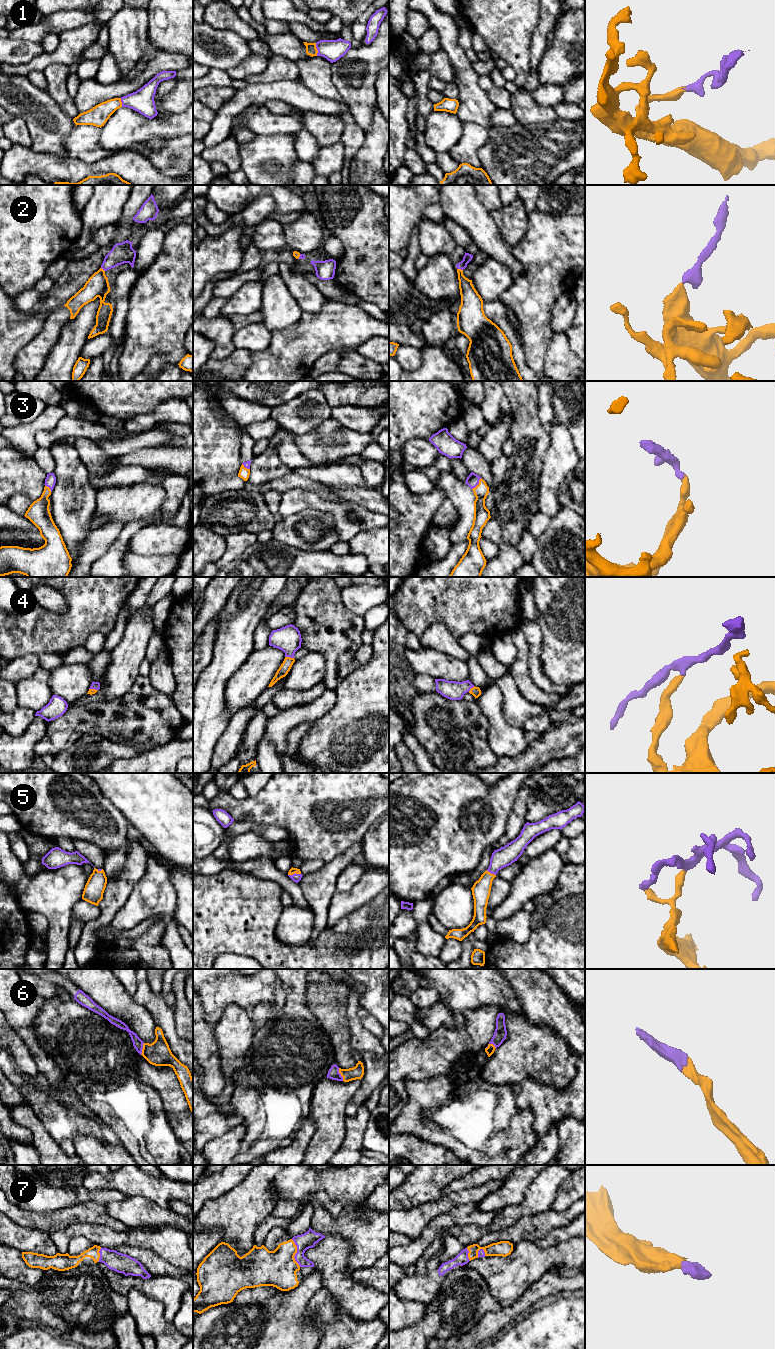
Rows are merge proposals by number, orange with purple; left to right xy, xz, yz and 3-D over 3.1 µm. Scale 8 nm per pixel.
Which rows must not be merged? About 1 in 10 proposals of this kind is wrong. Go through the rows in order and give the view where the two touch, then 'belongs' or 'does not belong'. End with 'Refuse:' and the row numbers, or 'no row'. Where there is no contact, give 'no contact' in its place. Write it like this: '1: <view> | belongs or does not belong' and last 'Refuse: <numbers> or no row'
1: xz | belongs
2: yz | belongs
3: yz | belongs
4: xz | belongs
5: xz | belongs
6: xz | belongs
7: xz | belongs
Refuse: no row

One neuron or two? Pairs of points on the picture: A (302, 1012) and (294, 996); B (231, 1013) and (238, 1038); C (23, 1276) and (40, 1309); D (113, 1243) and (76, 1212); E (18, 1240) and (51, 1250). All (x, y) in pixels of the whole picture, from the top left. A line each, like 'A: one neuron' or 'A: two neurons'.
A: one neuron
B: one neuron
C: two neurons
D: two neurons
E: one neuron

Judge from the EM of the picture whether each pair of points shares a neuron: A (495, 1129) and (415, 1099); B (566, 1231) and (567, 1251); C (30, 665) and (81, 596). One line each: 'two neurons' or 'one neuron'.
A: one neuron
B: two neurons
C: two neurons

